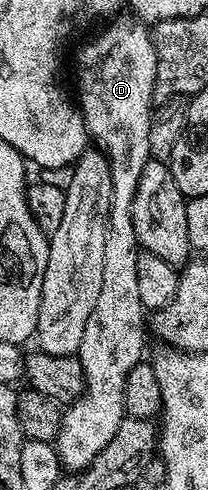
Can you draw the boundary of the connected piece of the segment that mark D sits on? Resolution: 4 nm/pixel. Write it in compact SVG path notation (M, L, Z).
M126 17L114 18L112 22L106 26L110 27L107 28L102 35L95 36L77 55L77 96L75 95L75 102L81 115L85 118L85 127L89 131L92 142L104 152L104 155L109 161L113 196L111 197L109 231L106 234L106 245L103 256L102 289L99 292L99 299L95 304L95 309L92 310L91 317L87 320L87 327L83 332L83 339L79 350L79 358L83 365L83 373L85 374L85 394L82 395L81 398L76 399L73 403L68 404L67 410L62 414L61 428L55 440L55 448L61 461L62 468L68 469L73 473L80 473L84 471L85 468L89 467L91 461L95 457L99 457L101 450L109 444L113 437L115 437L115 433L119 433L121 423L127 418L125 414L125 386L127 385L127 373L131 373L131 371L135 369L137 363L142 362L144 355L141 354L145 351L145 331L147 335L147 312L143 305L143 301L139 301L139 244L135 237L135 225L133 224L133 202L135 201L135 191L139 185L139 177L143 174L143 167L149 163L151 158L149 154L149 138L151 137L151 117L153 116L153 108L155 106L153 90L155 89L155 77L157 76L157 50L153 44L150 28L136 17L125 18Z

